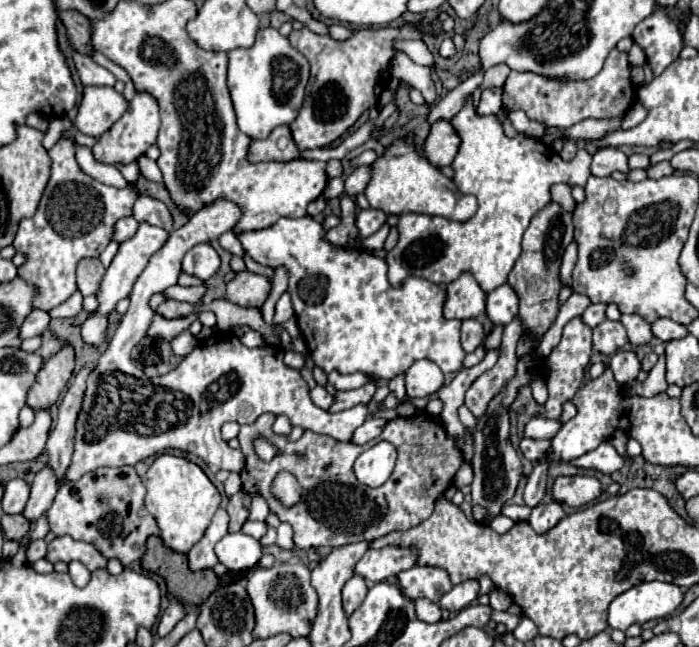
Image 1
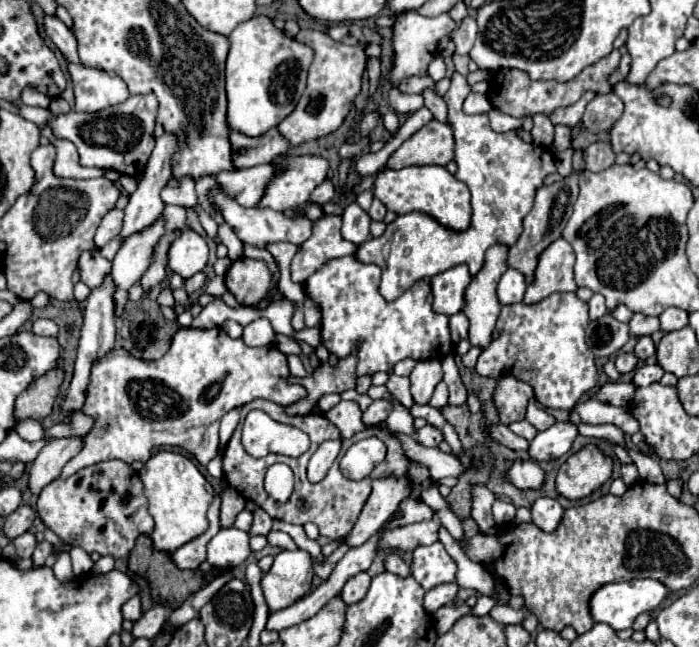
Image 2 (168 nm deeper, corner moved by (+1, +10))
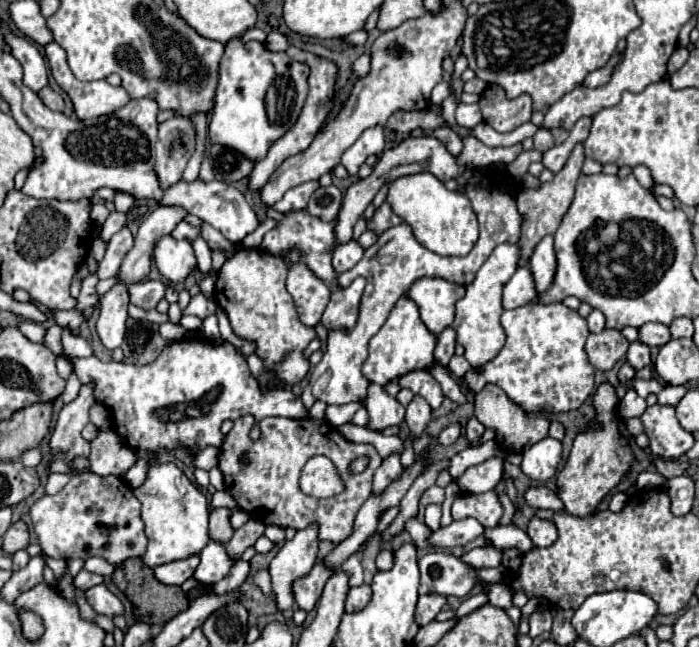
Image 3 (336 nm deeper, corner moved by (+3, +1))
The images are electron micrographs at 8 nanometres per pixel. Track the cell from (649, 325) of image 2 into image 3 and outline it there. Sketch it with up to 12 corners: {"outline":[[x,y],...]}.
{"outline":[[649,322],[639,328],[647,346],[663,346],[671,340],[665,324]]}

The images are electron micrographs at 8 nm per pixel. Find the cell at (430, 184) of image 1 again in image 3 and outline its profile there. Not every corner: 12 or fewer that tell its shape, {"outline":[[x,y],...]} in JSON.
{"outline":[[429,172],[389,184],[387,204],[441,256],[479,238],[463,192]]}

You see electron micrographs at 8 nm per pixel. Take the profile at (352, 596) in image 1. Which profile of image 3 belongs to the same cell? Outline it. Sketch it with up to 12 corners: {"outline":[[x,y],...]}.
{"outline":[[369,584],[351,588],[345,612],[359,612],[371,598]]}

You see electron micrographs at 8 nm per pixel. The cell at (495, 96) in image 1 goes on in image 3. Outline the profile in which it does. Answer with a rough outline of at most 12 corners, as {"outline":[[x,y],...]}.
{"outline":[[477,104],[457,106],[457,124],[475,128],[483,122]]}

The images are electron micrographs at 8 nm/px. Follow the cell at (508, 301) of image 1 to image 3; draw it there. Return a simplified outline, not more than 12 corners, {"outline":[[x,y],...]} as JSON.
{"outline":[[517,268],[503,288],[503,308],[535,300],[533,276]]}

